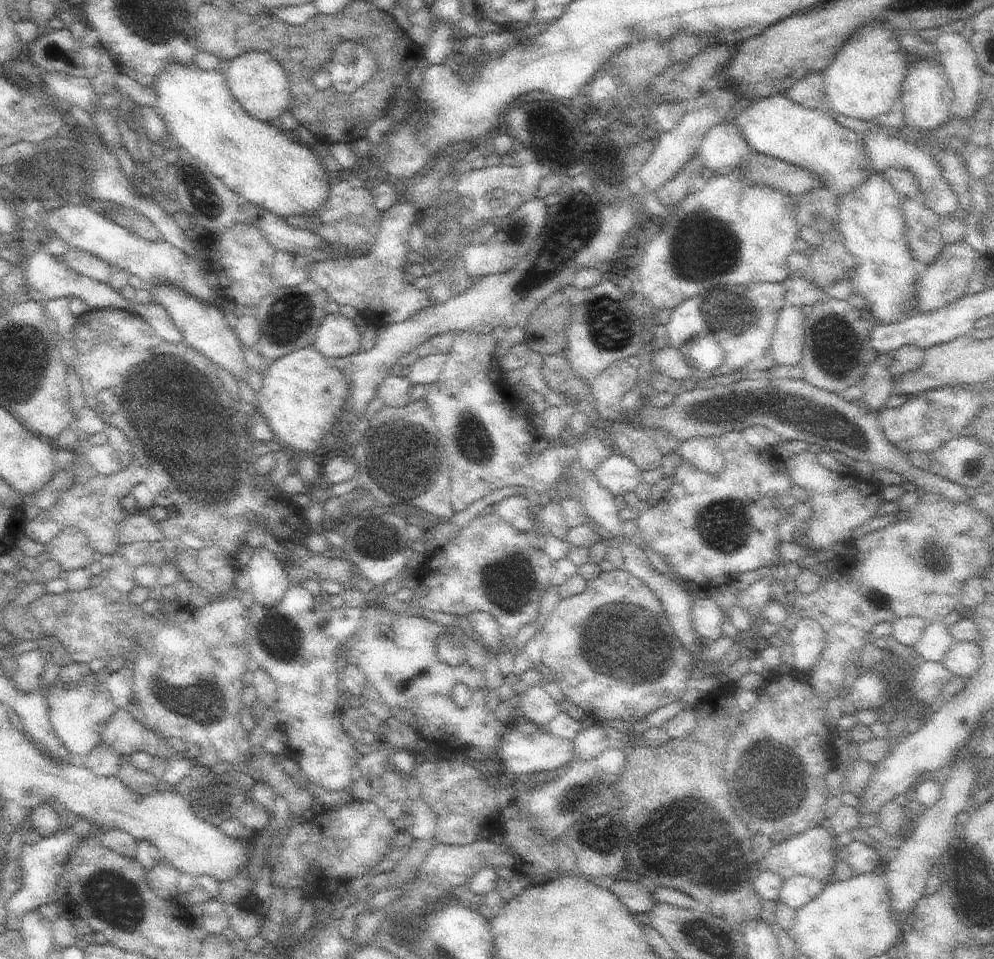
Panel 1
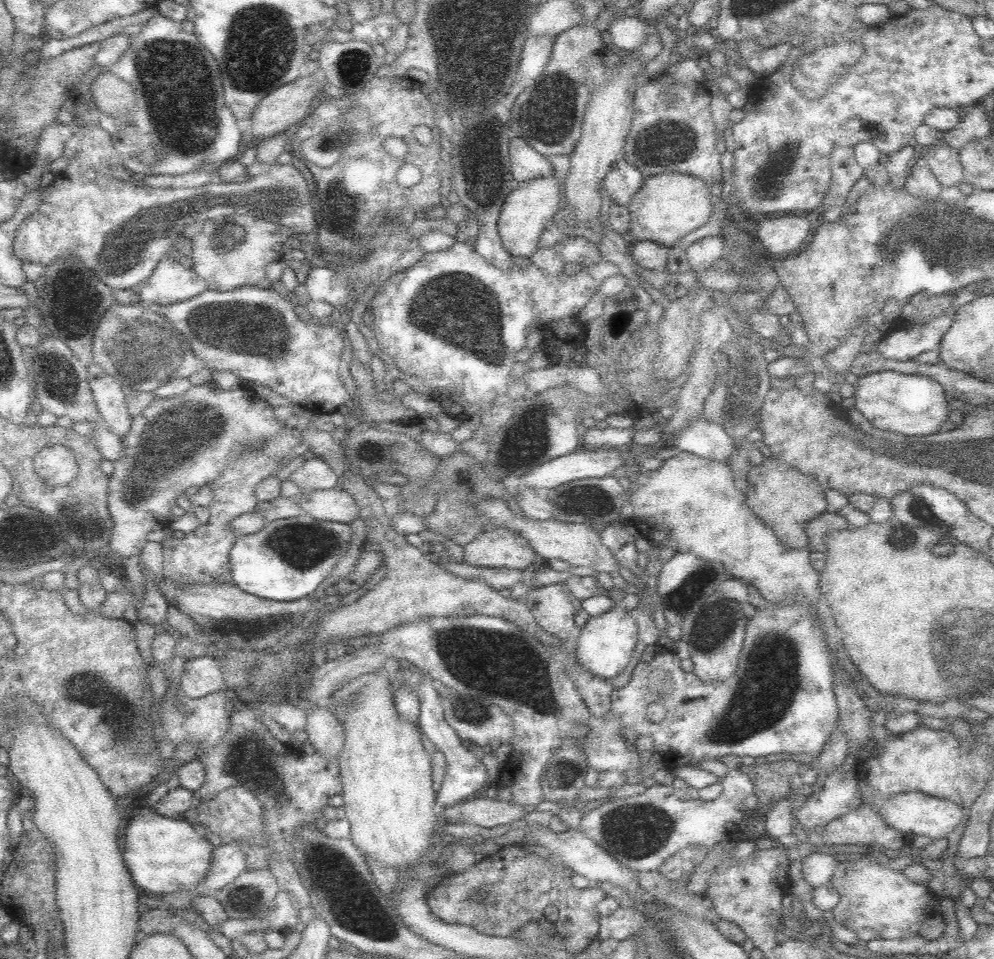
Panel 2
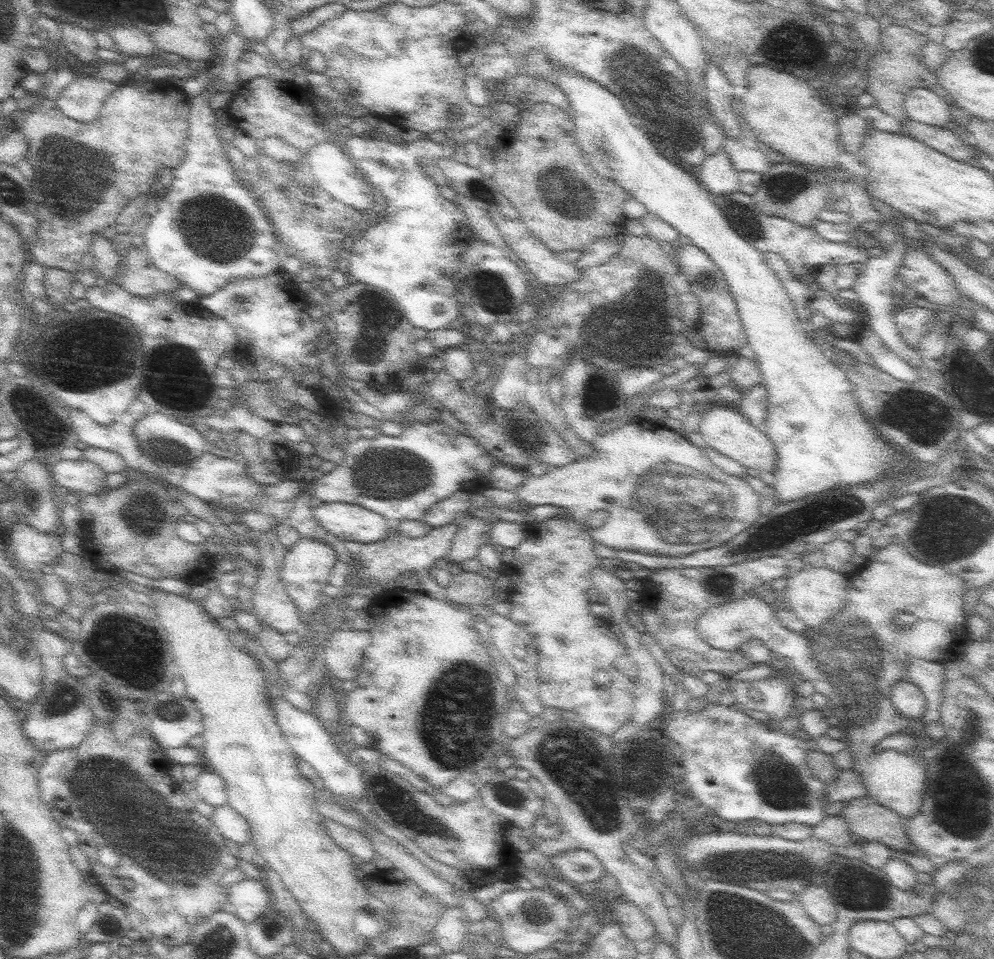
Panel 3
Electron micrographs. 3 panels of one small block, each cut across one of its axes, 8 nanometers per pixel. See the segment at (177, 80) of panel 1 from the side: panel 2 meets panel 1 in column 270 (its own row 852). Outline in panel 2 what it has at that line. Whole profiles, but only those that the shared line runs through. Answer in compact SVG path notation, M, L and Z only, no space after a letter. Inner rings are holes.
M144 810L128 820L124 840L124 862L134 880L134 886L154 894L174 894L180 890L192 892L202 884L212 862L212 850L216 848L200 830L194 830L190 822L168 818L150 810Z

